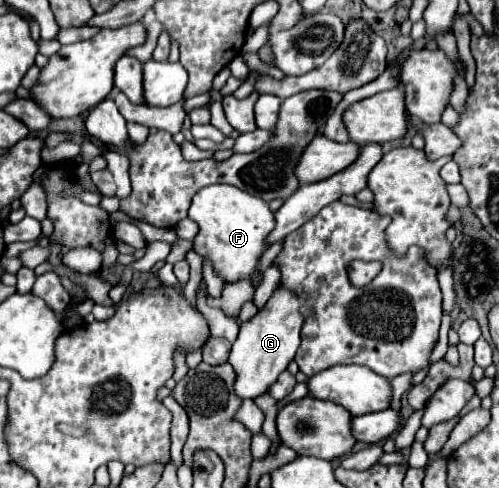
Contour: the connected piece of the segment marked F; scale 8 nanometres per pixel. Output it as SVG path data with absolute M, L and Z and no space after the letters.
M210 185L194 195L188 217L200 227L200 233L194 239L194 251L212 259L222 281L252 279L254 283L260 283L262 275L256 271L256 265L266 249L264 239L276 225L274 213L266 201L256 199L234 185Z

